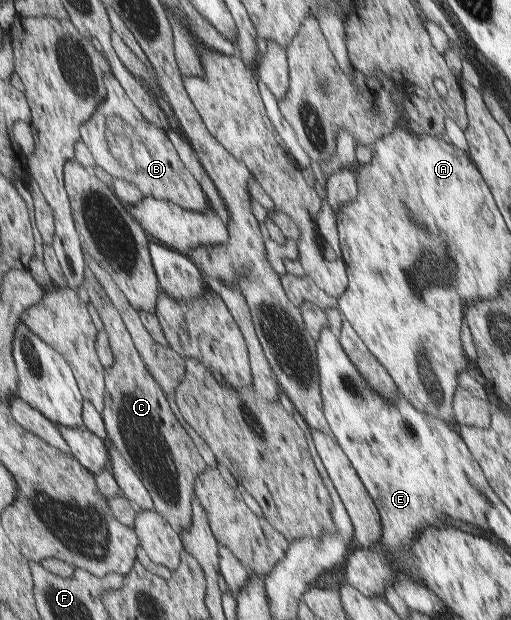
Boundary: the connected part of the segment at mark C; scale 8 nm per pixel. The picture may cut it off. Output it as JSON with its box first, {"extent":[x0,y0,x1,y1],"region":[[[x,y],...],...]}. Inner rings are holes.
{"extent":[83,267,207,535],"region":[[[89,267],[83,287],[89,293],[90,303],[99,312],[115,359],[113,366],[106,368],[107,395],[102,413],[108,429],[108,442],[119,448],[143,480],[153,496],[155,510],[184,535],[193,525],[195,479],[207,469],[207,463],[177,419],[164,389],[146,366],[121,314]]]}

